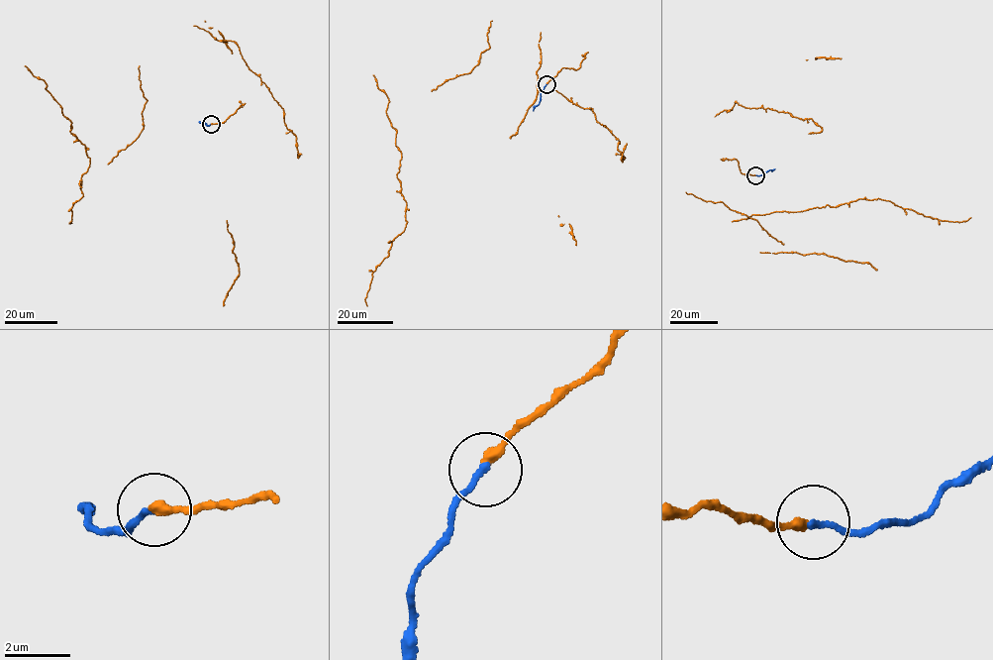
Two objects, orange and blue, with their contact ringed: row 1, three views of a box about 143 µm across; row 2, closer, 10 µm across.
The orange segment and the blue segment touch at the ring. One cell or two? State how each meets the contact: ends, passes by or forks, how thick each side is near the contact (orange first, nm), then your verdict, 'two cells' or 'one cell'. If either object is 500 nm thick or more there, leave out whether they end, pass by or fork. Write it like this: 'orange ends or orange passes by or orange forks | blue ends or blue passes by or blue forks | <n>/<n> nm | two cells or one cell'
orange ends | blue ends | 300/190 nm | one cell

